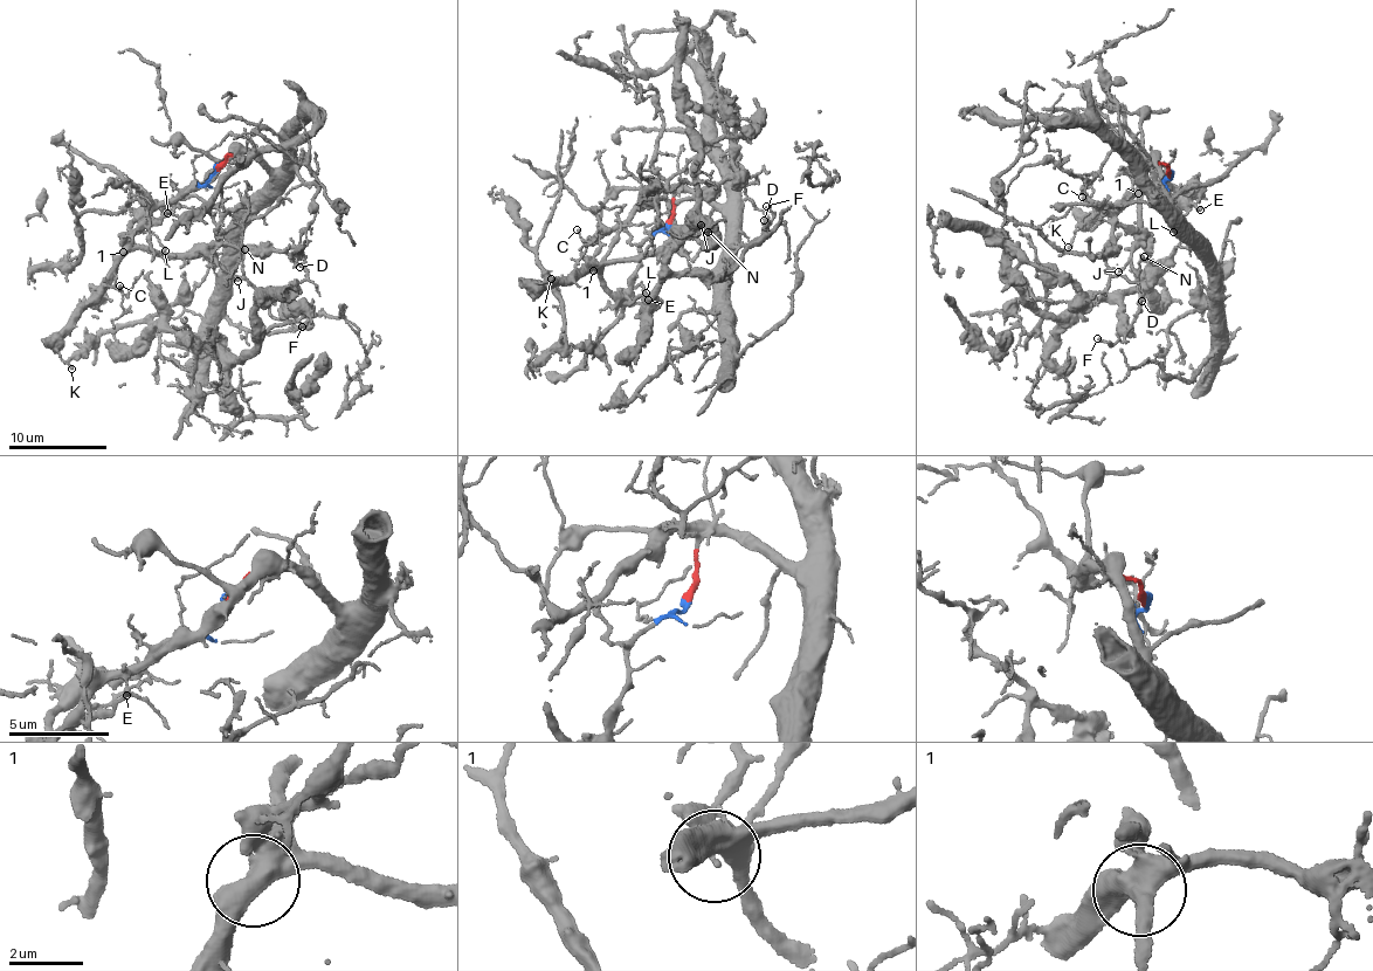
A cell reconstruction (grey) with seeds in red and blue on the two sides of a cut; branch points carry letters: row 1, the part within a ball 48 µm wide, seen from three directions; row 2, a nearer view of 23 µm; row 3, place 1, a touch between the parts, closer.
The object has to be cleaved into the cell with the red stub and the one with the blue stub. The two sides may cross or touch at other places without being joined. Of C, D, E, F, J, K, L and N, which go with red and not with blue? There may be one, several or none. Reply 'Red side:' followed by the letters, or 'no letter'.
Red side: no letter

